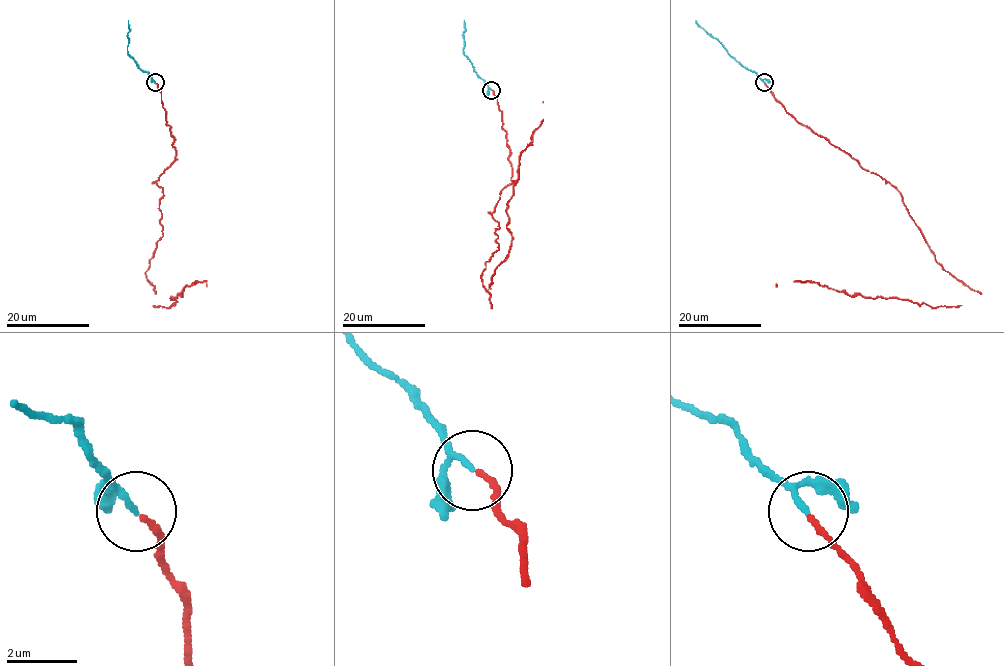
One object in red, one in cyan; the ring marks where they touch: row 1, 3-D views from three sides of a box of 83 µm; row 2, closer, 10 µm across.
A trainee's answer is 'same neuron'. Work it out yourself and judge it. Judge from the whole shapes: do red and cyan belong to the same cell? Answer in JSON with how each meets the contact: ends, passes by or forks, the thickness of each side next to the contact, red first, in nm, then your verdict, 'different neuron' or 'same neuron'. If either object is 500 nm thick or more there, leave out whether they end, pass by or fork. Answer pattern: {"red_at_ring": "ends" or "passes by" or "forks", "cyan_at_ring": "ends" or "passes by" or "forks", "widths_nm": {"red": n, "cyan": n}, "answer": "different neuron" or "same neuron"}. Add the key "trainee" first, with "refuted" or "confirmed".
{"trainee": "confirmed", "red_at_ring": "ends", "cyan_at_ring": "passes by", "widths_nm": {"red": 150, "cyan": 120}, "answer": "same neuron"}

